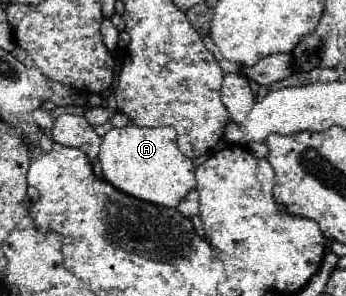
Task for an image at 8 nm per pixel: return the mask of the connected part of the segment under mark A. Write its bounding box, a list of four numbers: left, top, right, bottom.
[98,124,194,206]

